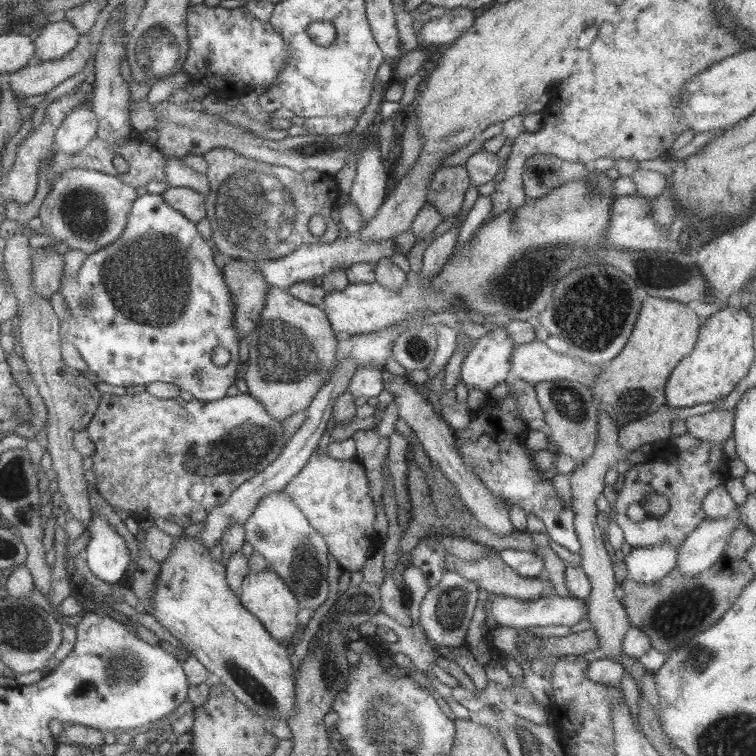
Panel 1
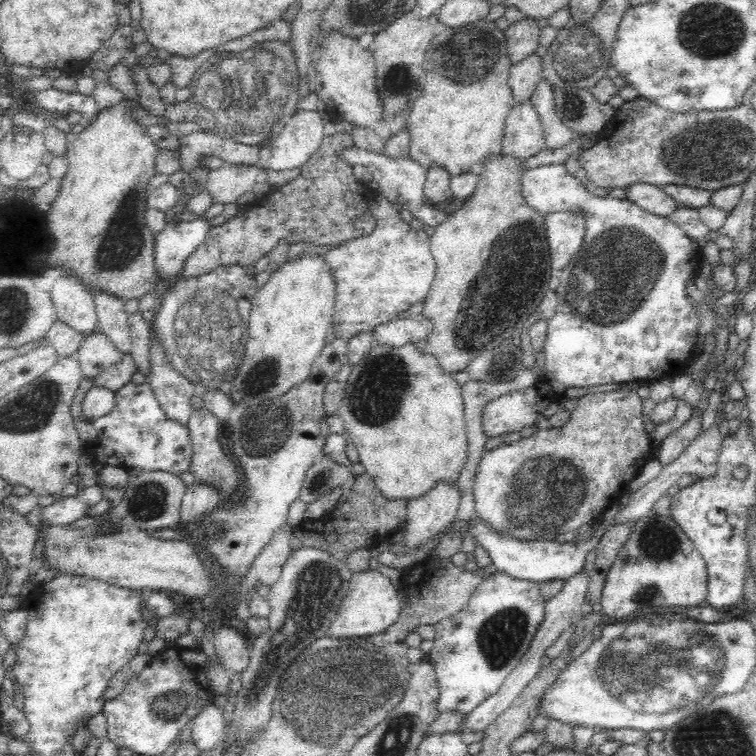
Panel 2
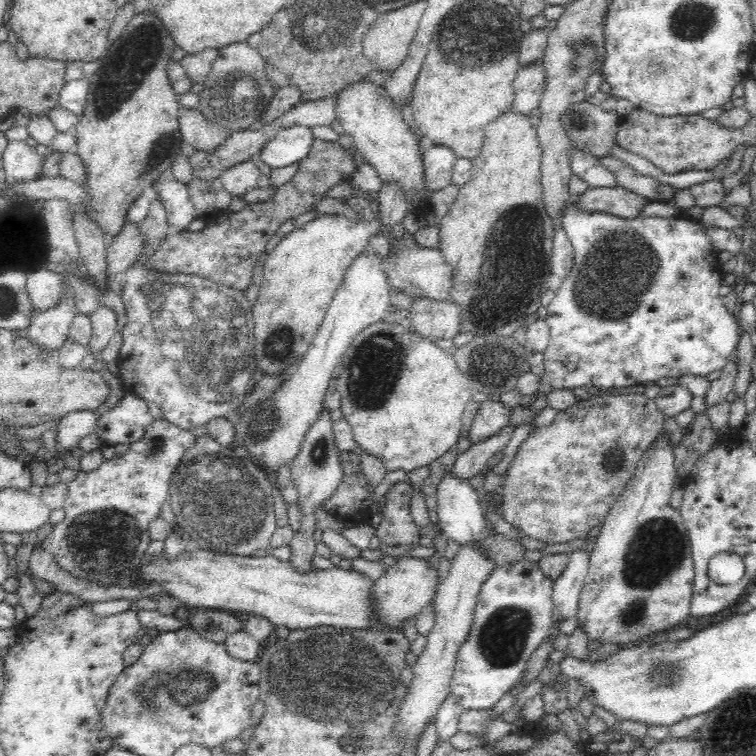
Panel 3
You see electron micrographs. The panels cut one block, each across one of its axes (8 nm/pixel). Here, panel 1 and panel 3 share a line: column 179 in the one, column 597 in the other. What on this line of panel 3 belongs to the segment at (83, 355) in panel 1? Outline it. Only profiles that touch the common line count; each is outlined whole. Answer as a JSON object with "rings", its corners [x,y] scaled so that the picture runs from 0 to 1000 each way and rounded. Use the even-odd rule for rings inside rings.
{"rings":[[[762,259],[749,270],[745,287],[745,304],[749,307],[761,337],[761,349],[735,384],[733,396],[724,403],[721,422],[726,429],[728,452],[720,466],[722,507],[733,515],[757,515],[765,511],[784,511],[791,515],[839,511],[844,508],[861,509],[874,500],[894,500],[918,495],[935,497],[939,492],[954,489],[960,479],[972,471],[976,458],[979,434],[974,417],[966,417],[958,407],[952,394],[952,381],[958,376],[954,358],[954,341],[933,302],[915,288],[889,287],[839,287],[833,290],[807,286],[803,282],[778,282],[761,275]]]}

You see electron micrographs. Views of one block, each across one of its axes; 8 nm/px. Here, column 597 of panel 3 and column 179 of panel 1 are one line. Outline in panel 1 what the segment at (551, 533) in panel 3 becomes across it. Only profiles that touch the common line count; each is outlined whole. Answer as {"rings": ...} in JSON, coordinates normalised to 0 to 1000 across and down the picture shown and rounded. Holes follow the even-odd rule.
{"rings":[[[188,517],[181,521],[161,521],[153,524],[144,520],[134,520],[130,540],[120,552],[118,561],[111,566],[115,570],[120,585],[126,587],[126,595],[122,601],[122,624],[126,628],[126,647],[128,652],[149,672],[157,672],[169,679],[176,687],[202,688],[202,685],[216,685],[235,693],[241,700],[250,693],[263,693],[270,690],[274,679],[279,673],[291,669],[306,653],[306,649],[319,638],[329,635],[332,630],[348,622],[377,590],[380,579],[374,573],[373,558],[366,558],[361,550],[356,550],[348,540],[348,534],[340,532],[329,521],[321,519],[310,524],[295,524],[290,529],[242,529],[239,525],[225,528],[213,528],[200,524],[197,520]]]}

